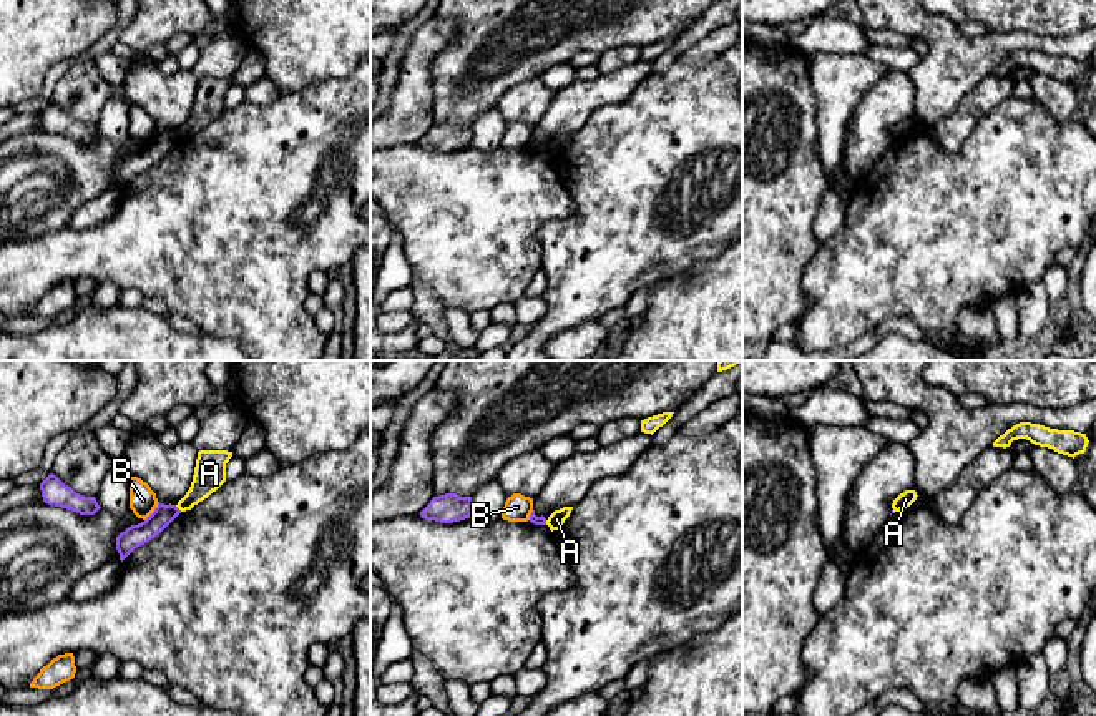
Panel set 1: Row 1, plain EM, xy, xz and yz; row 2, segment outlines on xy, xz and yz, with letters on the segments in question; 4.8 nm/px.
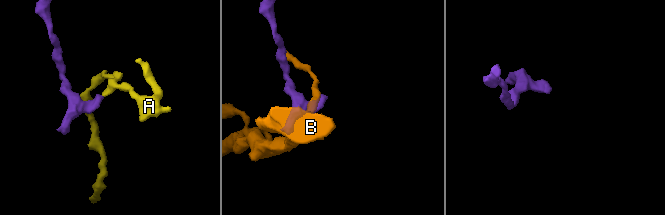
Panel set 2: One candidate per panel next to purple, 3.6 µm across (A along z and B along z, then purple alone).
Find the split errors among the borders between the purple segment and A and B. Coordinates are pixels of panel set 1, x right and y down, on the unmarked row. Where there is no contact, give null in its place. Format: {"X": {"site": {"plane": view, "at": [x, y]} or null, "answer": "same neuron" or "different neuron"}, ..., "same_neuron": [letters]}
{"A": {"site": {"plane": "xy", "at": [176, 135]}, "answer": "different neuron"}, "B": {"site": {"plane": "xy", "at": [153, 140]}, "answer": "different neuron"}, "same_neuron": []}

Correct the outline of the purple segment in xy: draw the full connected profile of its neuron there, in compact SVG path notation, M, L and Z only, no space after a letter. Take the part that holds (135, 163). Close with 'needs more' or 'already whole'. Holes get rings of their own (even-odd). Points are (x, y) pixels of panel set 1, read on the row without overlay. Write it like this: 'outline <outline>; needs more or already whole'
outline M158 131L154 140L141 151L128 154L116 164L116 178L123 189L135 176L159 163L181 138L176 133Z; already whole

